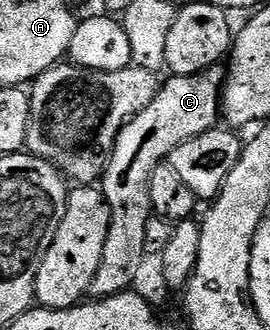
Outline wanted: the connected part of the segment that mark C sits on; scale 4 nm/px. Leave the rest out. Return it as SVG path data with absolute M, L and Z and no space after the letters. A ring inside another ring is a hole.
M211 67L189 76L169 75L168 80L163 81L154 102L150 102L150 106L146 106L142 114L134 117L116 140L112 158L102 181L104 200L108 203L112 221L106 234L106 250L102 250L102 262L98 266L98 274L94 274L94 282L90 289L93 297L116 296L119 292L129 291L135 285L132 283L139 278L140 271L144 268L144 260L146 261L146 222L154 215L150 202L150 178L154 170L158 170L158 166L167 161L169 154L179 144L198 138L221 123L222 89L226 80L221 73L219 76L216 72L217 69Z

